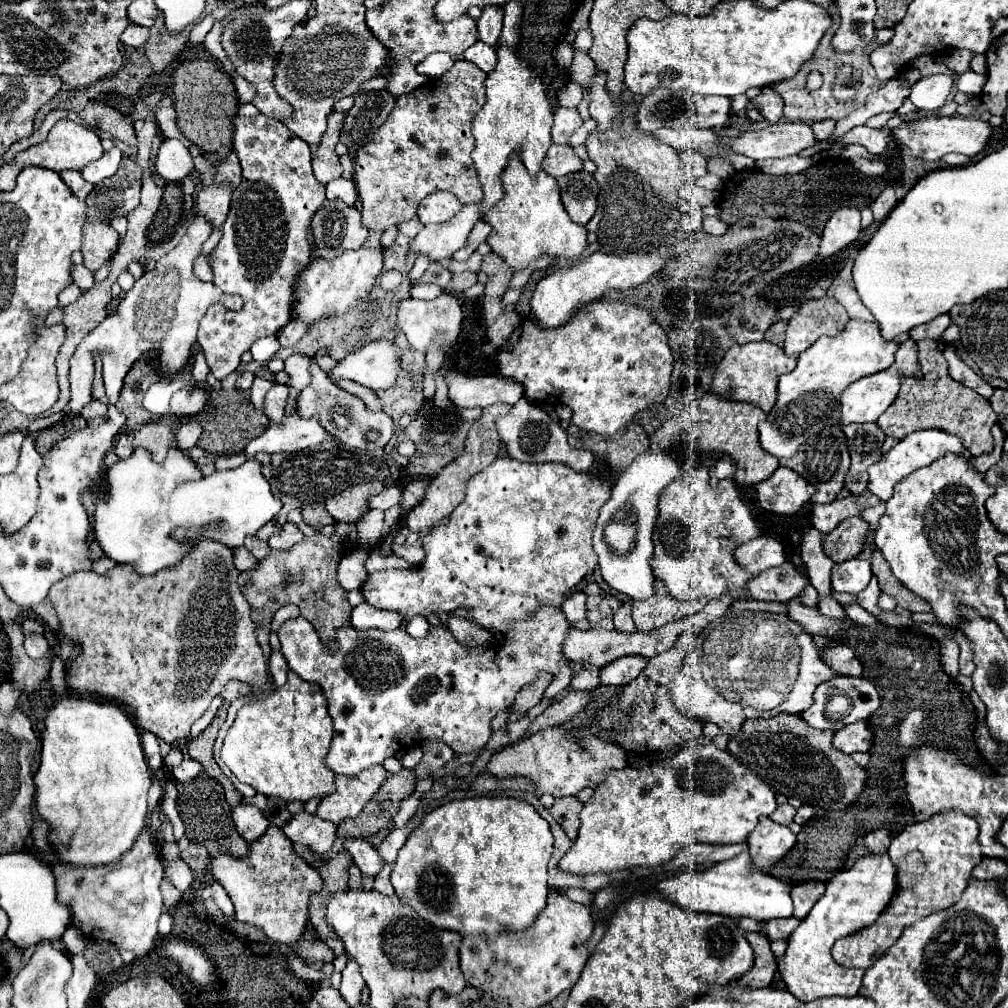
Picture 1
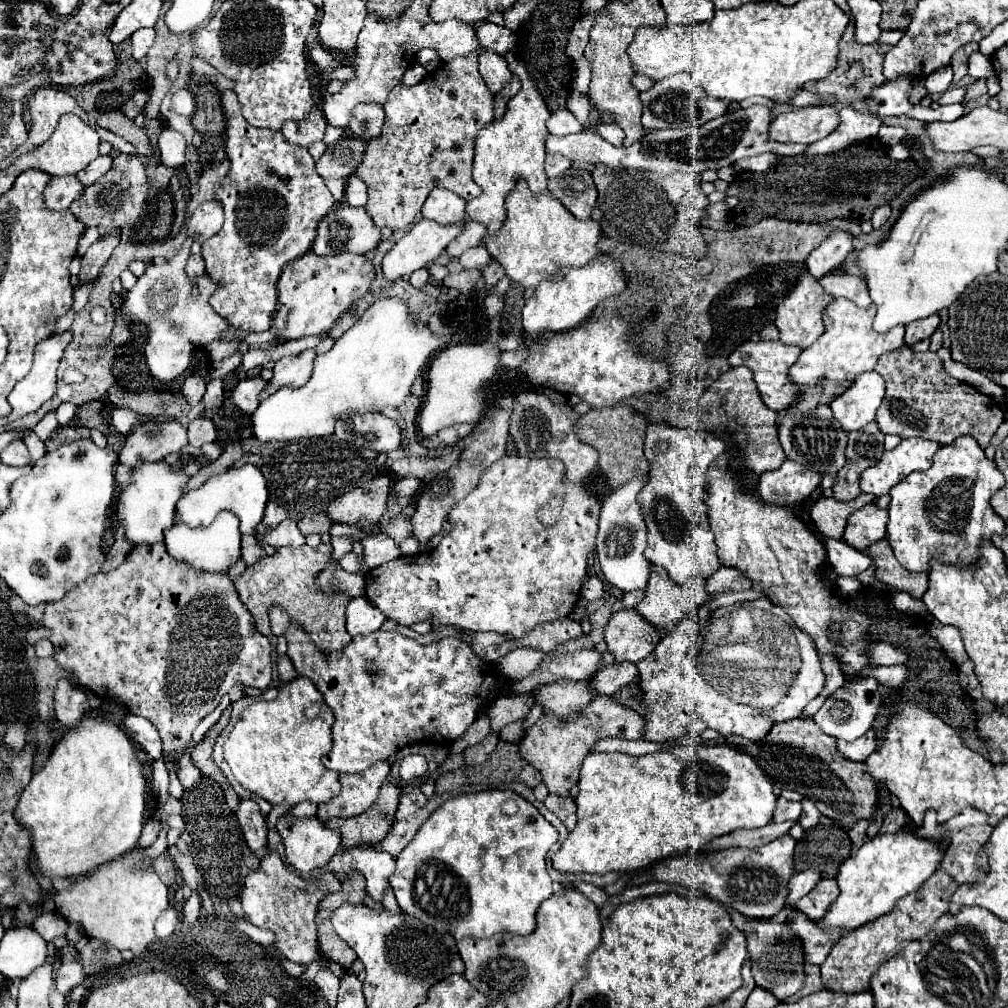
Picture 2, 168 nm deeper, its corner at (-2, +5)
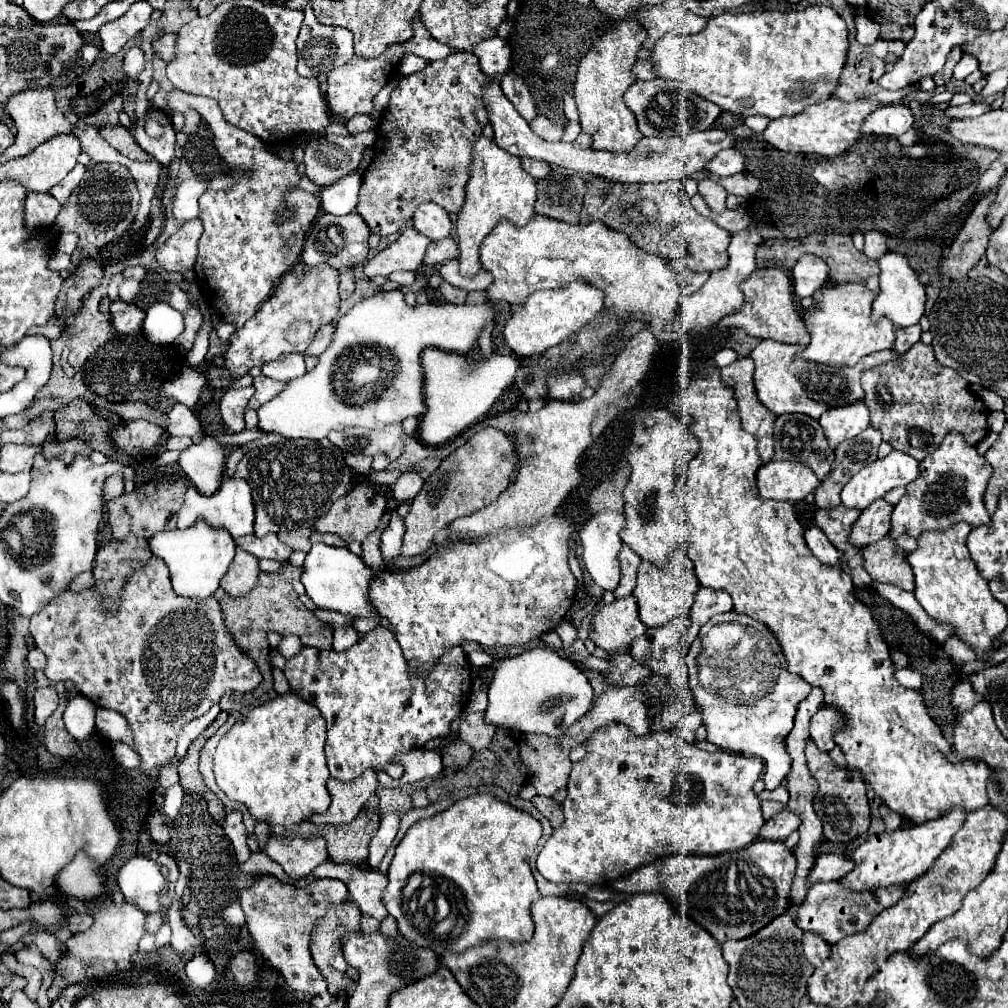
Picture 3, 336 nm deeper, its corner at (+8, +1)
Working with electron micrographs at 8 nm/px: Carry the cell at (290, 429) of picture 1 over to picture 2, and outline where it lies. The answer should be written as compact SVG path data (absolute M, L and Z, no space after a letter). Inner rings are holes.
M380 298L376 300L364 316L332 346L330 352L316 356L314 360L314 372L312 378L302 388L282 388L274 394L270 394L266 400L260 402L256 412L252 414L252 430L258 440L280 440L280 442L292 442L300 438L312 438L312 436L328 436L334 432L334 420L344 410L358 410L358 412L378 412L380 406L394 406L398 408L404 398L408 396L418 370L422 364L426 364L428 356L442 344L440 338L436 338L428 326L422 326L418 320L410 320L408 306L400 302L398 298Z

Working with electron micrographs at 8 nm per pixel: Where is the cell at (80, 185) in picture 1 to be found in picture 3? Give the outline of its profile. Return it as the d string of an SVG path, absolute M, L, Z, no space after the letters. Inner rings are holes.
M30 192L24 204L24 222L32 230L46 228L56 220L58 210L60 210L60 204L48 192L46 194Z

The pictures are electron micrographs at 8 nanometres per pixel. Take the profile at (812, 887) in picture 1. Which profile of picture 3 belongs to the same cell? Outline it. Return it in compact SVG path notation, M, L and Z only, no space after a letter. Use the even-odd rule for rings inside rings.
M818 882L818 884L810 886L808 896L798 910L796 924L804 932L820 934L828 944L836 944L846 936L866 930L870 926L870 922L874 920L874 916L880 914L882 910L894 906L906 894L906 890L908 890L908 884L876 888L876 890L868 890L868 892L852 892L842 882Z

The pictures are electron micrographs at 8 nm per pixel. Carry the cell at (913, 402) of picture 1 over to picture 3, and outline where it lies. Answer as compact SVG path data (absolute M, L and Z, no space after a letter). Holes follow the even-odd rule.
M924 344L924 352L920 348L908 350L902 362L886 362L866 370L862 374L862 384L866 392L864 404L870 410L870 424L882 432L884 442L894 450L910 454L918 462L932 454L948 432L960 432L972 444L978 444L988 434L988 410L984 402L968 390L968 380L956 370L938 364L928 344Z

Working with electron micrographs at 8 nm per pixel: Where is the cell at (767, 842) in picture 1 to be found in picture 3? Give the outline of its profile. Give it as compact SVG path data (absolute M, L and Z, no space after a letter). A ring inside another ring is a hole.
M758 840L752 846L718 856L670 856L630 876L616 880L612 886L620 892L660 892L666 896L674 912L690 922L696 922L716 938L718 944L726 940L742 940L756 930L762 930L774 918L786 914L792 898L790 884L794 878L796 858L784 842Z

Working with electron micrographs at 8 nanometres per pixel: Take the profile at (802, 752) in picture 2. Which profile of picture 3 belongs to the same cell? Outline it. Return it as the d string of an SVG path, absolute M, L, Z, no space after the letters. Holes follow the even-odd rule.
M808 740L806 746L806 758L808 758L808 768L812 772L812 776L818 782L818 794L816 794L816 814L822 820L824 826L824 836L830 842L836 844L846 844L852 842L856 836L864 834L870 826L870 806L868 806L868 798L866 798L866 786L864 780L860 776L858 770L850 770L846 768L840 770L832 758L826 752L816 750L816 746L812 746L812 742Z

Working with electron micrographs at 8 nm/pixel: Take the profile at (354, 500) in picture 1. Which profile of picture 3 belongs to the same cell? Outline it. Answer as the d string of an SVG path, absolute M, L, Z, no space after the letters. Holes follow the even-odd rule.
M360 484L344 498L338 498L330 512L316 520L314 530L322 534L336 534L342 540L354 538L364 542L376 530L382 514L386 512L384 494L374 492L370 484Z

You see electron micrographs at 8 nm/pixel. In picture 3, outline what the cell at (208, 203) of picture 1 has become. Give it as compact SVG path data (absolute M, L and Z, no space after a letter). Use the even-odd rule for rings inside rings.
M196 218L186 222L176 234L172 234L162 246L158 246L156 260L166 272L184 272L194 266L198 240L202 236L202 222Z

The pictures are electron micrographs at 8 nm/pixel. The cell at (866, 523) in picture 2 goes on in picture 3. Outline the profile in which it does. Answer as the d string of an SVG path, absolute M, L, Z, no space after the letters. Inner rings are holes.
M884 498L876 500L868 510L864 510L852 528L850 542L858 548L864 548L880 538L884 538L890 532L890 514L894 510L894 504L886 502Z

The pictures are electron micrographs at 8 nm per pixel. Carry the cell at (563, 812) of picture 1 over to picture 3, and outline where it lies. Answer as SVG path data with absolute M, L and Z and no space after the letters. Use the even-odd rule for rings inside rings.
M534 796L532 804L550 820L552 828L558 828L564 822L564 814L562 814L562 806L558 802L554 802L552 798L544 798L544 796Z

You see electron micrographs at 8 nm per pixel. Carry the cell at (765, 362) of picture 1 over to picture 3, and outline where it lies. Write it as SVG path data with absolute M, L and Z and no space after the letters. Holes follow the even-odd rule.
M762 340L750 354L750 358L756 364L754 384L756 384L758 398L776 416L780 416L784 412L800 412L800 414L806 414L806 416L818 420L830 408L860 402L864 398L864 390L860 386L860 374L868 368L890 362L896 356L900 358L900 354L896 354L894 350L882 350L882 352L874 352L870 356L864 356L854 366L840 366L838 368L838 366L802 360L802 358L798 358L798 352L802 352L802 350L804 350L804 346Z

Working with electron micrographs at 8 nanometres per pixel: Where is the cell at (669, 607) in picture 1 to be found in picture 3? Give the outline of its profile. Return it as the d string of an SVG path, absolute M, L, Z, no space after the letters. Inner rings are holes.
M682 550L682 556L672 554L666 568L656 568L652 562L642 560L634 594L636 594L636 600L638 600L640 618L648 628L660 626L660 624L664 624L664 622L668 622L676 616L682 616L682 632L688 630L691 624L690 610L692 610L692 604L694 604L694 596L700 588L700 584L696 582L696 578L692 574L694 574L692 562L684 554L684 550Z

